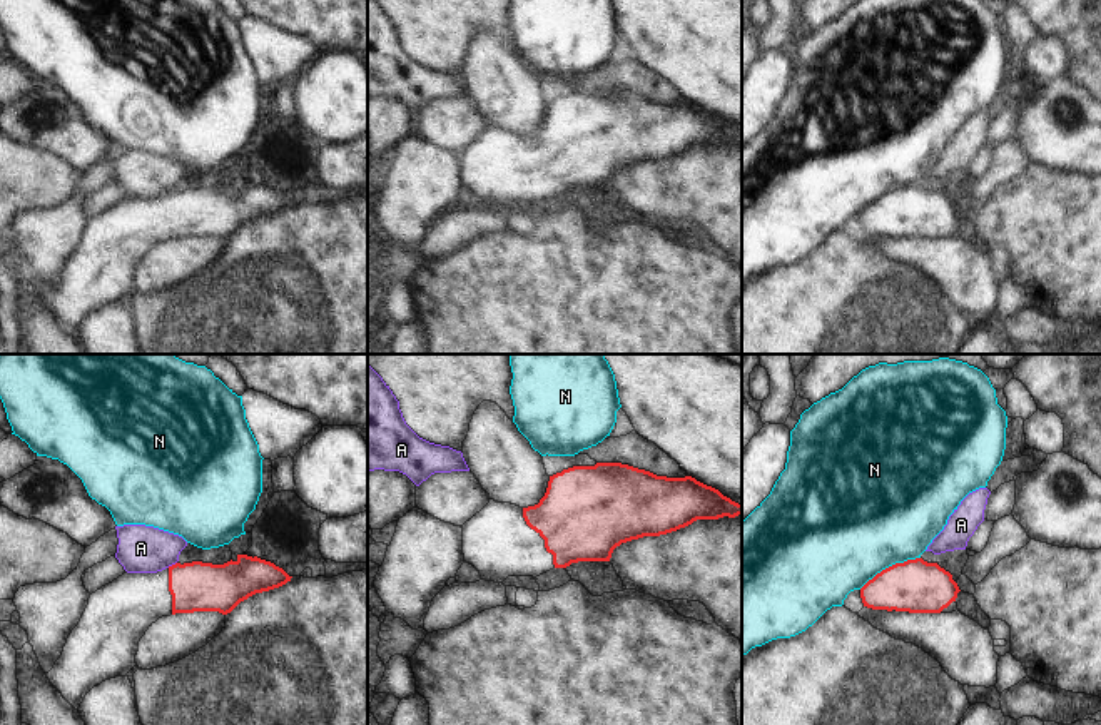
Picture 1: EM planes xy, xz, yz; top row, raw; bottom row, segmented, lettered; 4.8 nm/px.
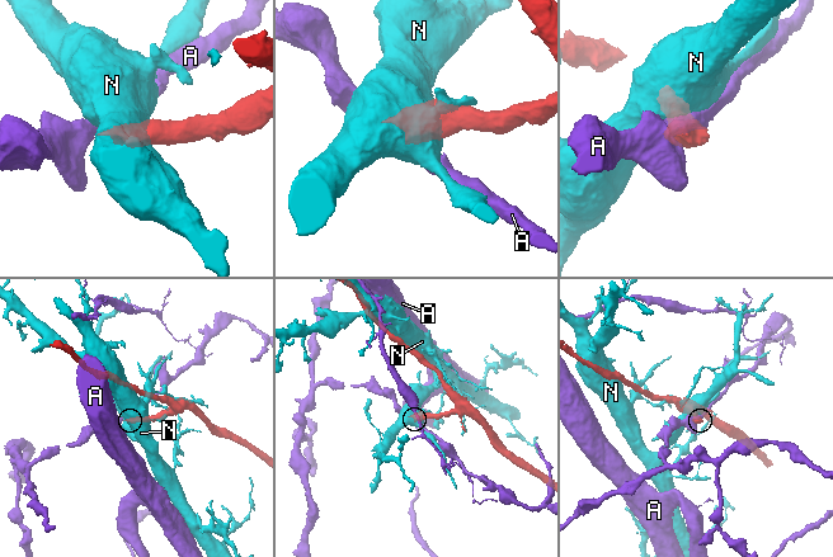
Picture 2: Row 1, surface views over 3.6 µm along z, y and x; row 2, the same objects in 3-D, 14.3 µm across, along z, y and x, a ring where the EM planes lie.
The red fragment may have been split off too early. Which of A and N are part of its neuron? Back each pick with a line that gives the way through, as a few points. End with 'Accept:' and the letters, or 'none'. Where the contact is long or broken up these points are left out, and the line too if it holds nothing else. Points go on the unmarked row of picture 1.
Accept: none

